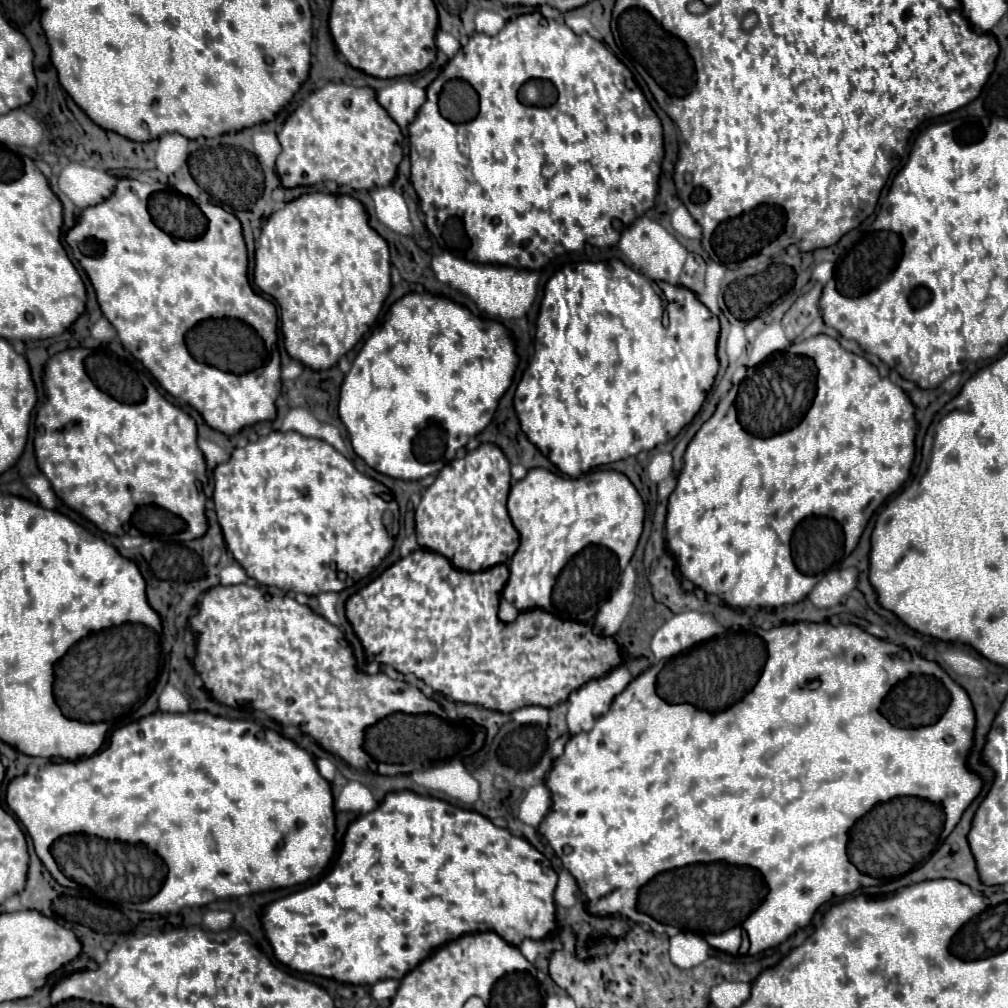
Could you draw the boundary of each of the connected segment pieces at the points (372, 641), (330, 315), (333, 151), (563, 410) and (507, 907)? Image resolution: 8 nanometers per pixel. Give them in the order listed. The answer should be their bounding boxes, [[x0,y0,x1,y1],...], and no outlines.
[[346,548,622,712],[256,192,390,370],[276,82,402,190],[514,260,720,478],[262,792,558,986]]

